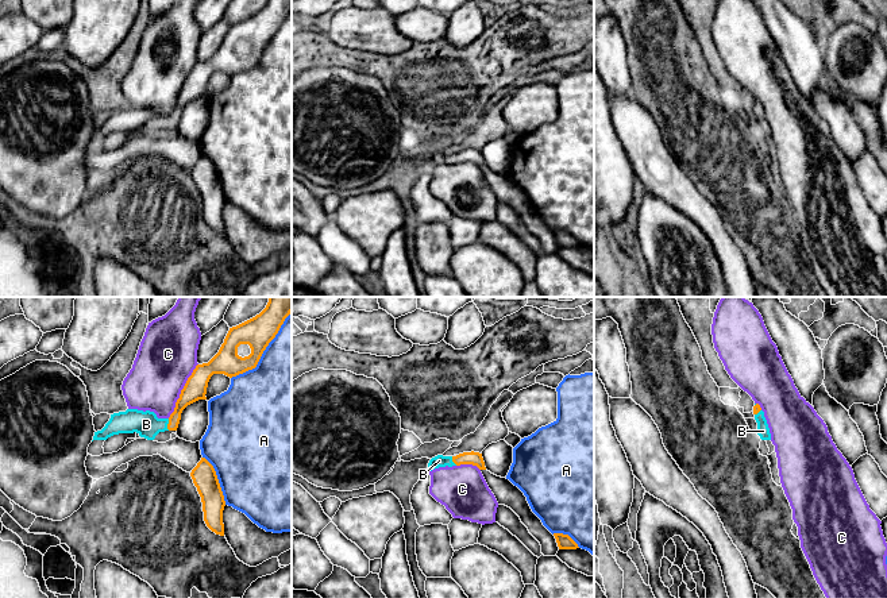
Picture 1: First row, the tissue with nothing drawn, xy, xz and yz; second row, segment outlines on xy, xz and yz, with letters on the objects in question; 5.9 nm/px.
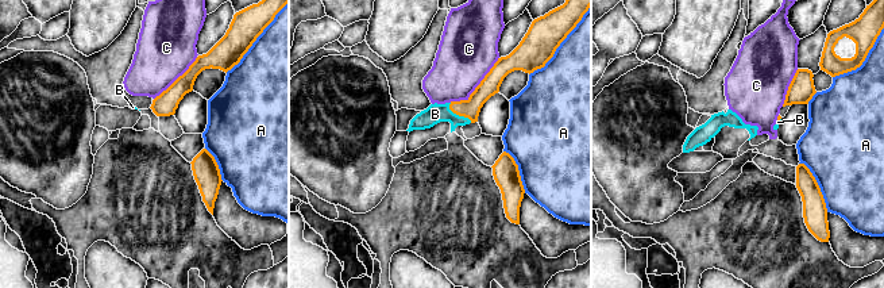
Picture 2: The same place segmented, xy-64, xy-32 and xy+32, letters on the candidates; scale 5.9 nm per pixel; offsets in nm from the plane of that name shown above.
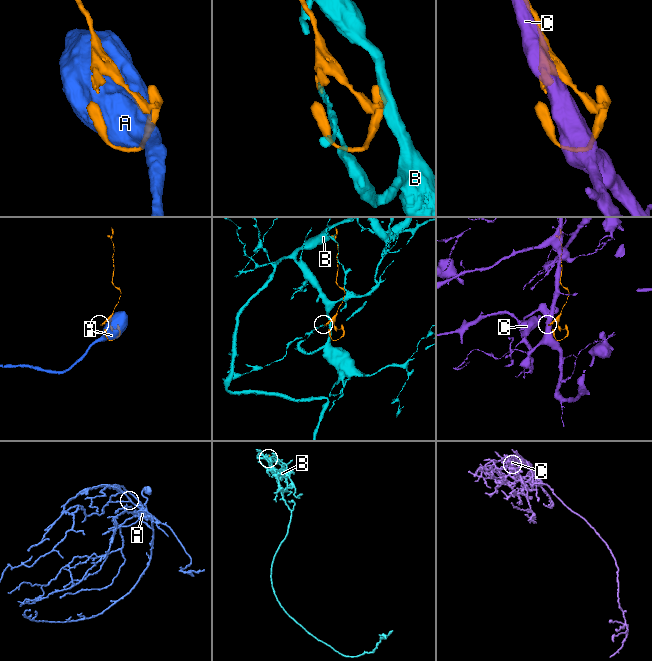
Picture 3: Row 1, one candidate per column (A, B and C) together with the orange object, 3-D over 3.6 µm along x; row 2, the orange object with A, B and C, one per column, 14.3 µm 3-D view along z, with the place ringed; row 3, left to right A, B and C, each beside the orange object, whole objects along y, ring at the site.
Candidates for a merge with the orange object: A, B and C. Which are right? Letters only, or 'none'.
B

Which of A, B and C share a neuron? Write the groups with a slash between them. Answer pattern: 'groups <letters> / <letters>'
groups A / B / C

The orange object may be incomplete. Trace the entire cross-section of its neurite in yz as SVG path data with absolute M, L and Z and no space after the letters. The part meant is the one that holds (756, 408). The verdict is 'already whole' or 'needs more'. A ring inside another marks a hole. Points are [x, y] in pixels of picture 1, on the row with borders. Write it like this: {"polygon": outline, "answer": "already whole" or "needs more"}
{"polygon": "M755 404L753 414L755 414L755 420L757 423L757 435L760 436L760 439L771 440L770 428L768 428L765 417L764 417L764 412L761 410L759 404Z", "answer": "needs more"}

